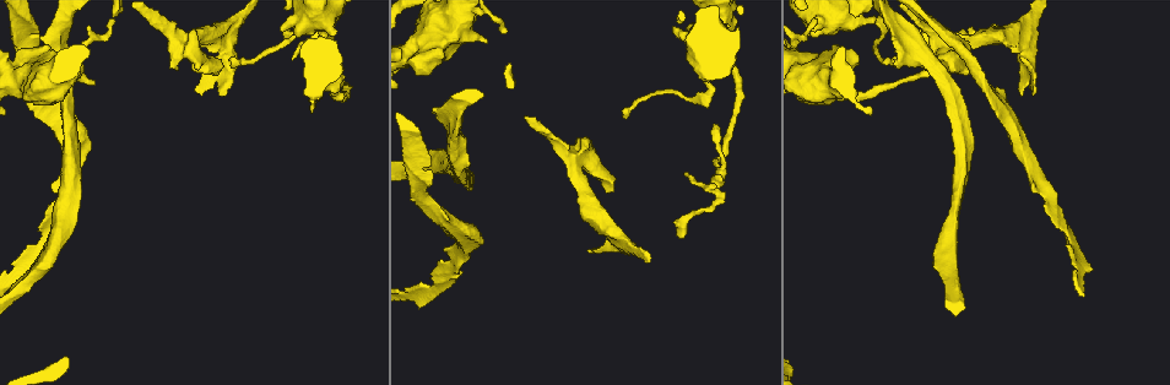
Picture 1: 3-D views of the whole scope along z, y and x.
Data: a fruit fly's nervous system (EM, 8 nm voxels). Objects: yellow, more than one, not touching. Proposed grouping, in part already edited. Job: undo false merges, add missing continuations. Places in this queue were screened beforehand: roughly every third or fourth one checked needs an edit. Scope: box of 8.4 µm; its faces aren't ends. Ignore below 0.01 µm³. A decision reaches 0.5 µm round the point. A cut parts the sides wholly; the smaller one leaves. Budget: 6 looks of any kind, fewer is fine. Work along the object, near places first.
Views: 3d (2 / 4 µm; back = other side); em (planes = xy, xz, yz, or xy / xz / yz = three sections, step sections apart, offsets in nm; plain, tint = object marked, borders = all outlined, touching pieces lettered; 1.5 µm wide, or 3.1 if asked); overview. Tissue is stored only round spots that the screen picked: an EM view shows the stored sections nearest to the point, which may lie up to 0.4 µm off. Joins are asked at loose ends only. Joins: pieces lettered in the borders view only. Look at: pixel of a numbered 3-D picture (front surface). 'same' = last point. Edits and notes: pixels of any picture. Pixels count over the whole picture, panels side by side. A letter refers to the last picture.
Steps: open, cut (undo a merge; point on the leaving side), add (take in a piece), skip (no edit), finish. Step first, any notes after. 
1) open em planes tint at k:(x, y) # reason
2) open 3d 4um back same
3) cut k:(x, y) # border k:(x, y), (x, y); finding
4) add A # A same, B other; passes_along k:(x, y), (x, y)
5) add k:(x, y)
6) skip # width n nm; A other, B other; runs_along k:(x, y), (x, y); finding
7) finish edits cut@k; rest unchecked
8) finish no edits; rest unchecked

open em planes plain at 1:(812, 29) # stops while still wide

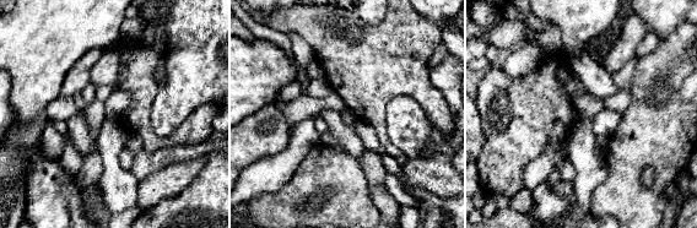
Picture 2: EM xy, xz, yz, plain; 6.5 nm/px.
open em planes borders same

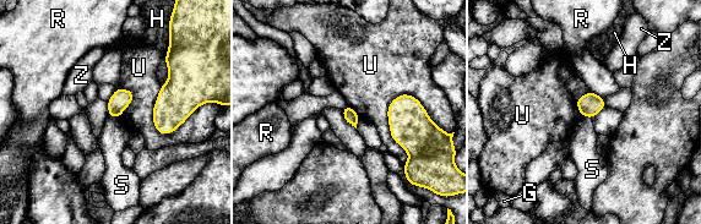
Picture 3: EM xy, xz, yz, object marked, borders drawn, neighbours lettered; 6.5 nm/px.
skip # G other, H other, R other, S other, U other, Z other; border 3:(108, 115), (120, 118); none of them fits

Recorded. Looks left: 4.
open em xz step 8 tint at 1:(178, 67) # free end

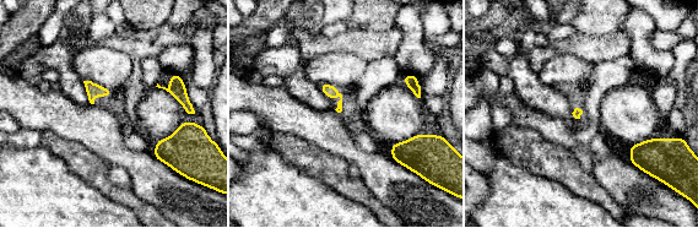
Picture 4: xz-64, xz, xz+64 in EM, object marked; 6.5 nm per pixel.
open em planes borders same # cut it another way

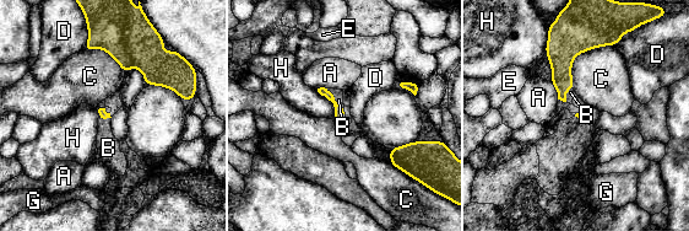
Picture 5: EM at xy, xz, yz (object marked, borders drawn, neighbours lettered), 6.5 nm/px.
add B # A other, B same, C other, D other, E other, G other, H other; passes_along 5:(340, 112), (334, 96), (338, 93); it goes on there

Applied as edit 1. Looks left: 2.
open overview

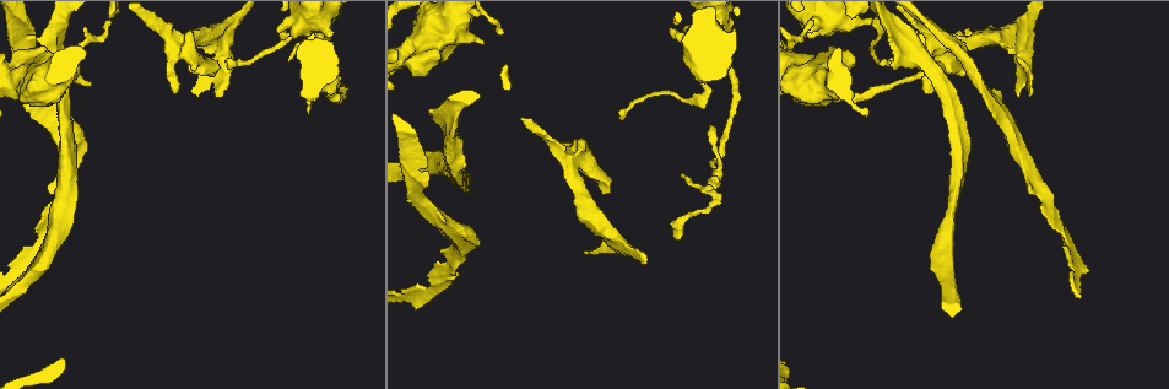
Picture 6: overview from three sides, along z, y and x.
open em planes borders at 6:(624, 256) # branch stops here

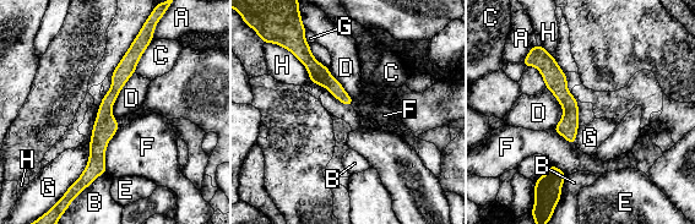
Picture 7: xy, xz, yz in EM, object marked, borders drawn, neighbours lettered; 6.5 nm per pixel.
skip # A other, B other, C other, D other, E other, F other, G other, H other; runs_along 7:(137, 43), (106, 105), (88, 178); no lettered piece goes on from it

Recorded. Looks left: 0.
finish edits add@5; rest unchecked

